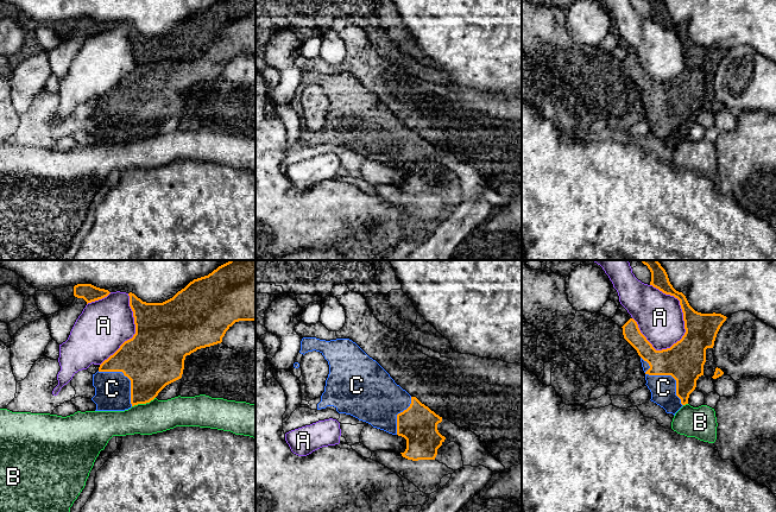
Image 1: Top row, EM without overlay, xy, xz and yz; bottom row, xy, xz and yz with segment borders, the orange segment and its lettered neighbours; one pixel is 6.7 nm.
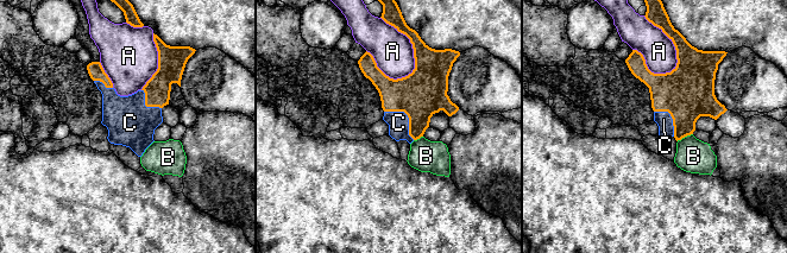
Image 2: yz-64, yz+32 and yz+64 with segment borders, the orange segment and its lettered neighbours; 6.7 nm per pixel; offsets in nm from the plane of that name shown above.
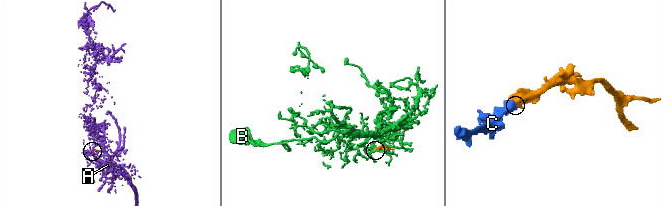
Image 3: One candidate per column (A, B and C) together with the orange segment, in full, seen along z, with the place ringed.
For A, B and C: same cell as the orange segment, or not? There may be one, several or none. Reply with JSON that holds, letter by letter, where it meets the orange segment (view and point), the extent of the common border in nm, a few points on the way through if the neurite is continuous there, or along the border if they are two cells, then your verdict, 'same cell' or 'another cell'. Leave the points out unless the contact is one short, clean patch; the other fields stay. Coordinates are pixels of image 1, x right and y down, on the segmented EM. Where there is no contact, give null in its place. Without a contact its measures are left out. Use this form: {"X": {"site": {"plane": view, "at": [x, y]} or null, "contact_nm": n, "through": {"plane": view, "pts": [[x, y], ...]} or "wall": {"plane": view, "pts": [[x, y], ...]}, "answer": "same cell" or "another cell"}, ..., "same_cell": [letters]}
{"A": {"site": {"plane": "yz", "at": [683, 315]}, "contact_nm": 460, "answer": "another cell"}, "B": {"site": {"plane": "xy", "at": [143, 403]}, "contact_nm": 170, "wall": {"plane": "xy", "pts": [[155, 397], [149, 402], [138, 403], [132, 406]]}, "answer": "another cell"}, "C": {"site": {"plane": "yz", "at": [666, 374]}, "contact_nm": 440, "answer": "same cell"}, "same_cell": ["C"]}

